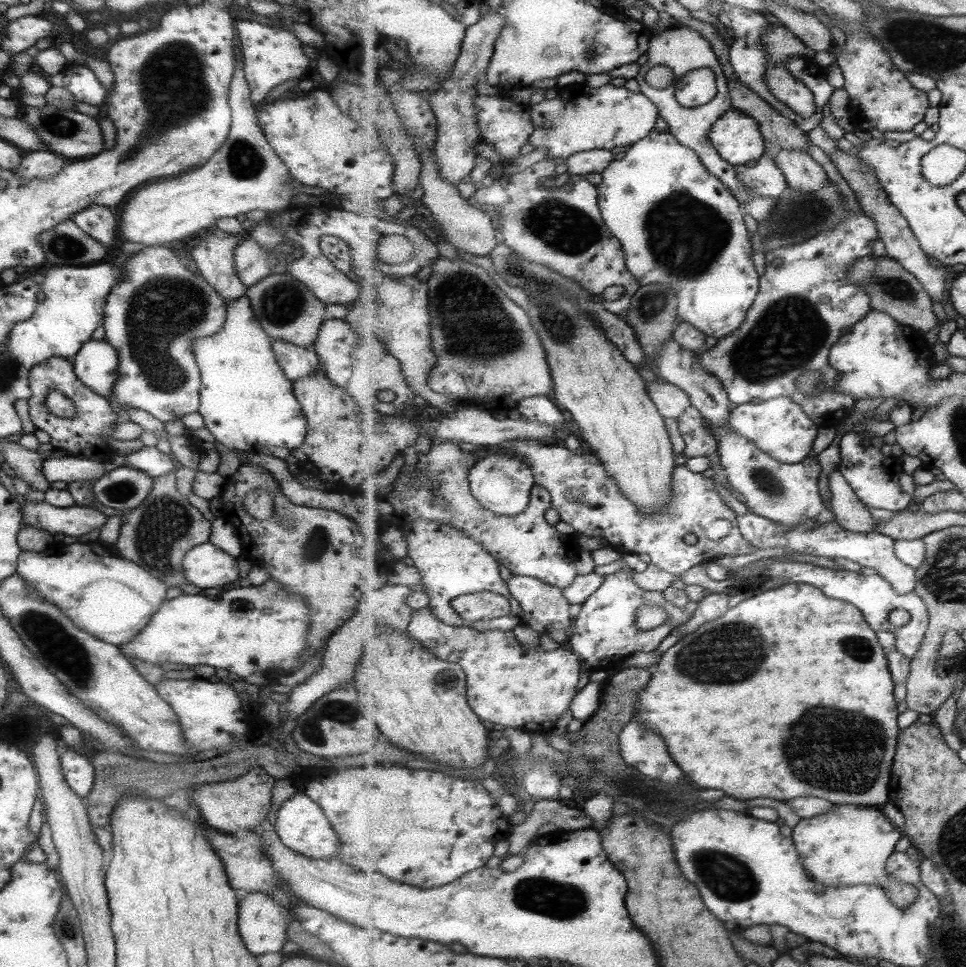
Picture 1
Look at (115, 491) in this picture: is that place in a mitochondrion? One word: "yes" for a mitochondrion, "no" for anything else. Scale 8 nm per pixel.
yes

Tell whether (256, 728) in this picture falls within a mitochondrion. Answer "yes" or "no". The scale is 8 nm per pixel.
no

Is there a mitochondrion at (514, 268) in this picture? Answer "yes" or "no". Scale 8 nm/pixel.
yes

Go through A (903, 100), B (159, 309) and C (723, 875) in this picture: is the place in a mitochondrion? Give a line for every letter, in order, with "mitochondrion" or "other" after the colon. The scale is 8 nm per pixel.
A: other
B: mitochondrion
C: mitochondrion

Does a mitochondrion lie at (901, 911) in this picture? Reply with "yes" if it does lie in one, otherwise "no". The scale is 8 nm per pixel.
no

